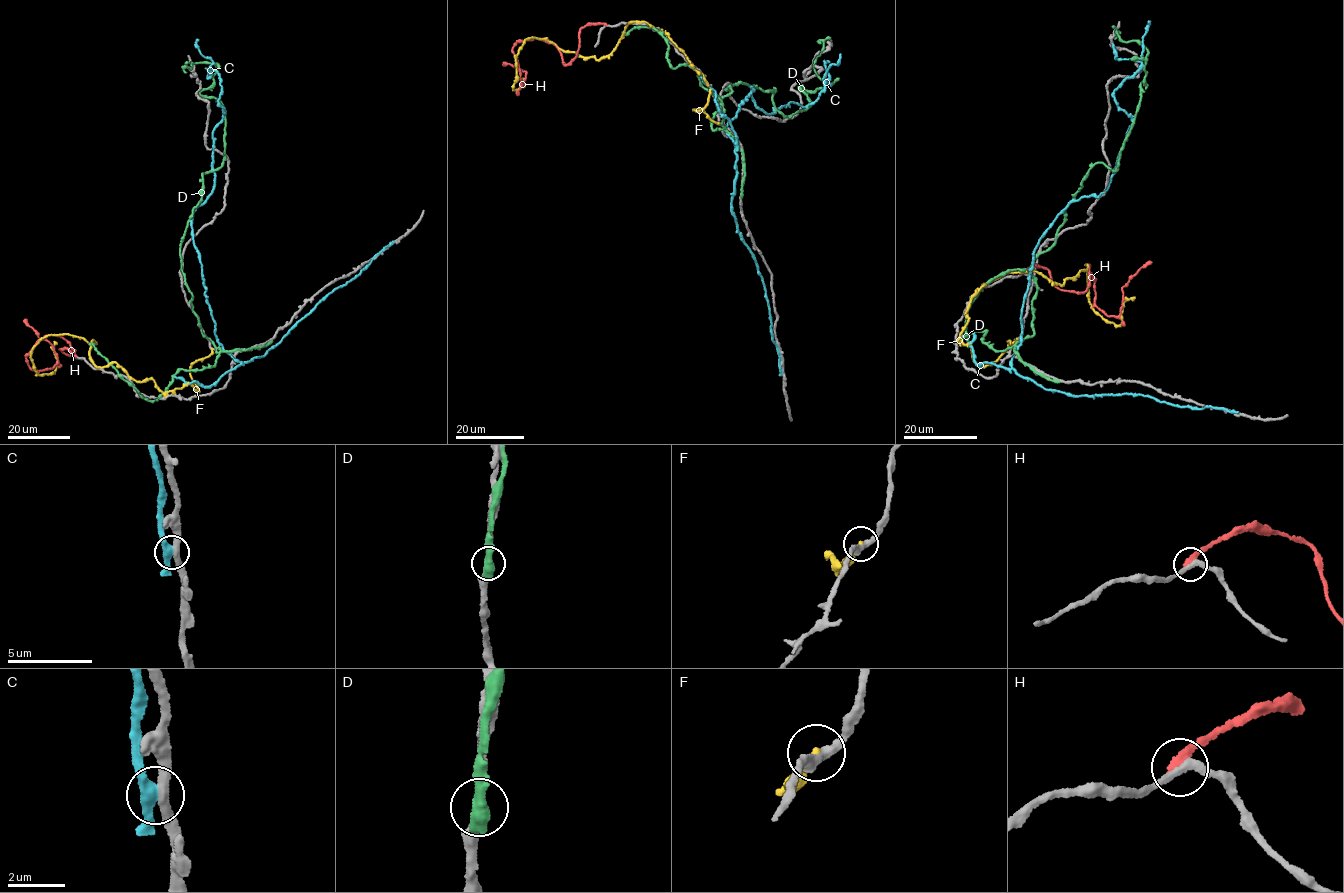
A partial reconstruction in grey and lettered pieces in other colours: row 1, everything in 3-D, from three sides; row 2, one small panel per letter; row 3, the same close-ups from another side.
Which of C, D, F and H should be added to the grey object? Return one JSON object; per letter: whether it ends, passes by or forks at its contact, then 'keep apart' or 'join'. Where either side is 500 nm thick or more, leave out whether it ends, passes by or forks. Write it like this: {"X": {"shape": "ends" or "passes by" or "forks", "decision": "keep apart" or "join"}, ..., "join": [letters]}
{"C": {"shape": "passes by", "decision": "keep apart"}, "D": {"decision": "keep apart"}, "F": {"shape": "ends", "decision": "keep apart"}, "H": {"shape": "ends", "decision": "keep apart"}, "join": []}

